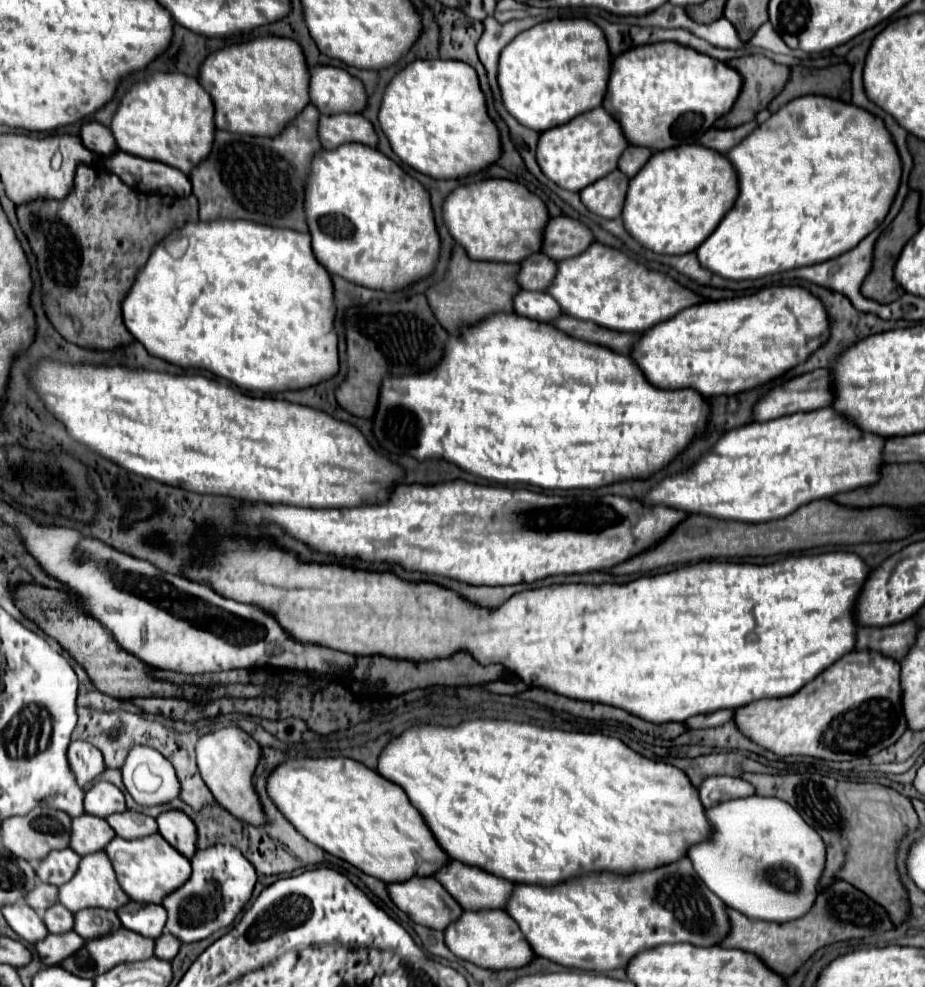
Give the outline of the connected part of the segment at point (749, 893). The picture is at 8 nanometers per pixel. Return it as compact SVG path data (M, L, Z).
M744 797L706 811L714 825L708 843L692 845L688 857L696 873L730 909L760 921L794 921L816 901L816 885L826 865L822 837L782 799Z

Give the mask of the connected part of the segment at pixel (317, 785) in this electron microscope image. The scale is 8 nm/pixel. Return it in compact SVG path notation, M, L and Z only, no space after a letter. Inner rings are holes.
M326 757L286 761L268 777L268 793L290 823L306 835L306 839L384 883L402 883L414 875L434 877L436 871L452 861L438 845L434 833L410 803L404 789L354 759Z

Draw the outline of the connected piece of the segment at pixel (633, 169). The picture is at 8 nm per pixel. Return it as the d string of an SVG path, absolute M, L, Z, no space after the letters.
M630 145L630 147L622 153L622 157L620 157L620 161L618 161L618 167L620 167L620 171L624 171L626 175L634 177L634 175L646 165L646 161L650 159L650 155L652 155L652 151L650 151L648 147Z

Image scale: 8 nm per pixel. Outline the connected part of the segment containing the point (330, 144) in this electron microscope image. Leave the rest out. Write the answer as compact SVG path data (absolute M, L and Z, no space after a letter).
M322 115L320 117L320 141L326 149L340 147L344 143L362 143L378 147L378 135L374 125L362 115Z

